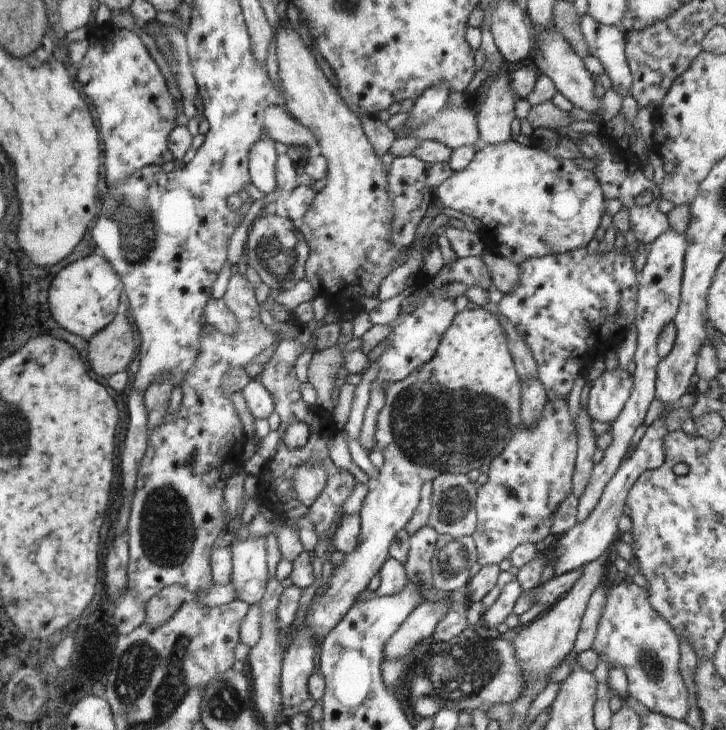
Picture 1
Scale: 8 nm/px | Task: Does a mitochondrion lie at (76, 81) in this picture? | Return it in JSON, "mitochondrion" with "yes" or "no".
{"mitochondrion":"no"}

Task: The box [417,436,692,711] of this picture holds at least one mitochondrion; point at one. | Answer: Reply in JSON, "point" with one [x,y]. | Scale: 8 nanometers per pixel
{"point":[456,675]}

